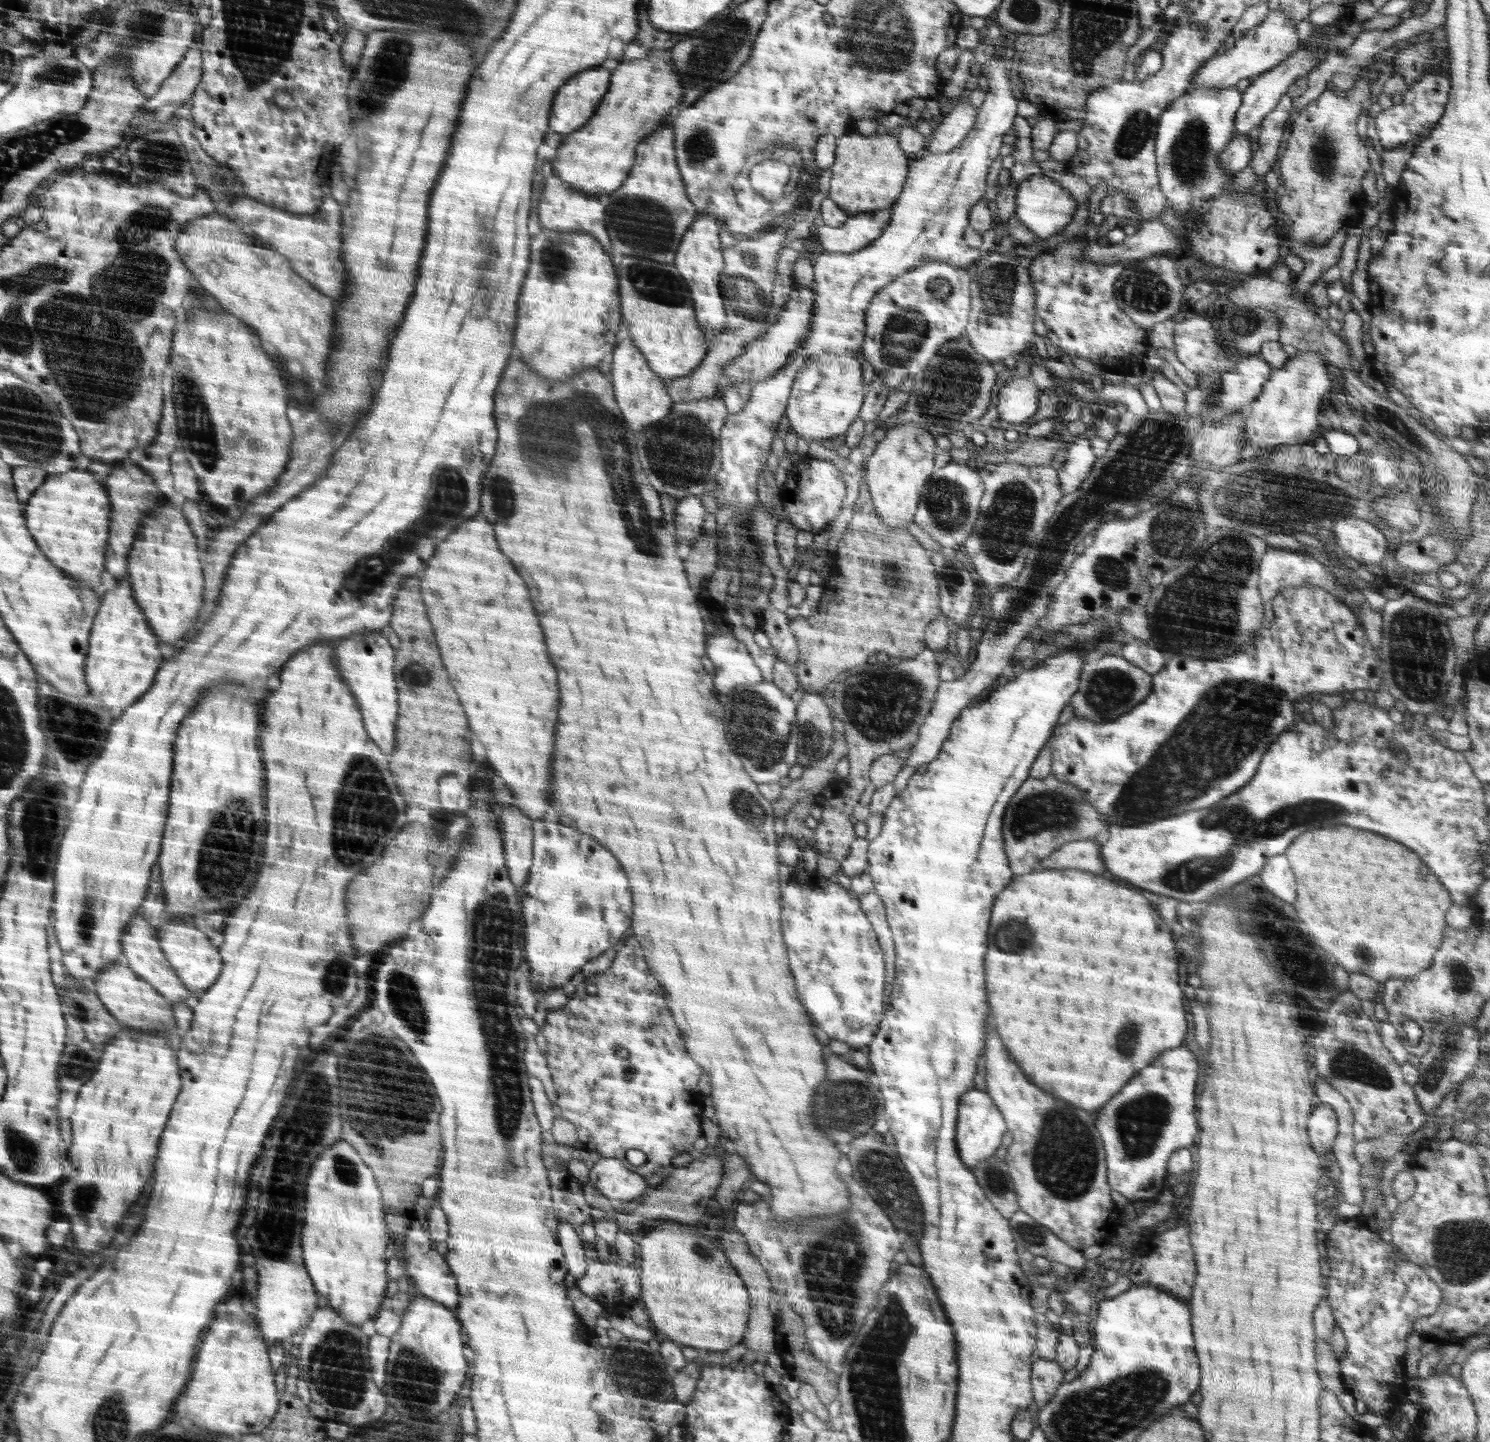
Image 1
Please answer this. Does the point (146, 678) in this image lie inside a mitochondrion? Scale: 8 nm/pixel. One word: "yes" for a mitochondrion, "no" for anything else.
no

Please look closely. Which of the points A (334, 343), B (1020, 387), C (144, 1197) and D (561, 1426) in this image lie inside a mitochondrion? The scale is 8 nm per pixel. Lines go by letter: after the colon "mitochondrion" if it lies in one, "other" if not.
A: other
B: mitochondrion
C: other
D: other

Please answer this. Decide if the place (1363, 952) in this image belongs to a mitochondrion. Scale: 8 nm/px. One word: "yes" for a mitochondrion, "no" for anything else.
yes

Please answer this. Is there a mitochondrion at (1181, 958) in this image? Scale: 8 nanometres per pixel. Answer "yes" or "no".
no

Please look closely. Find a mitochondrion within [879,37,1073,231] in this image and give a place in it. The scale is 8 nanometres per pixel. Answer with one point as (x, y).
(956, 180)

